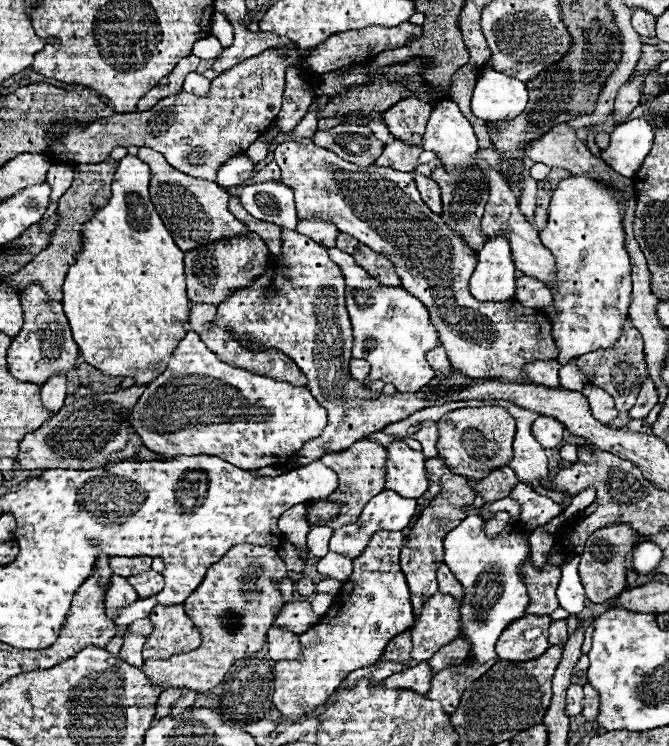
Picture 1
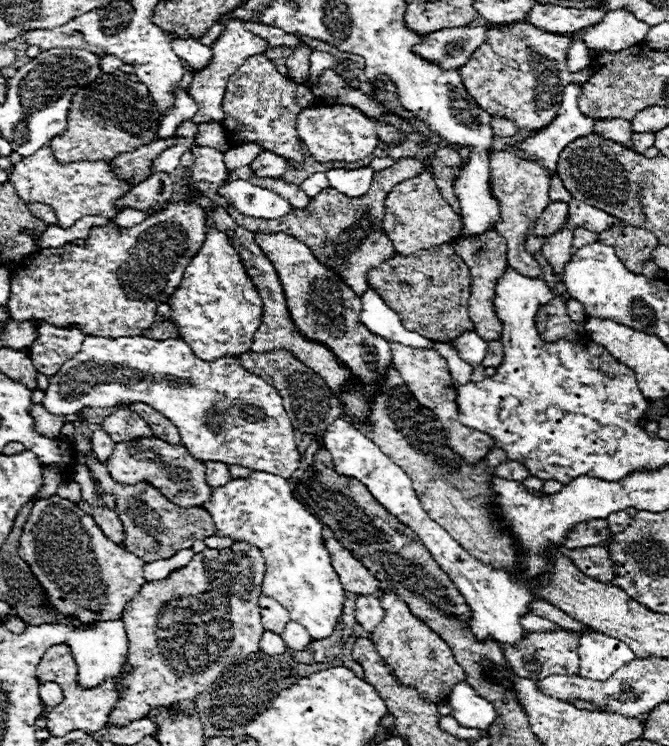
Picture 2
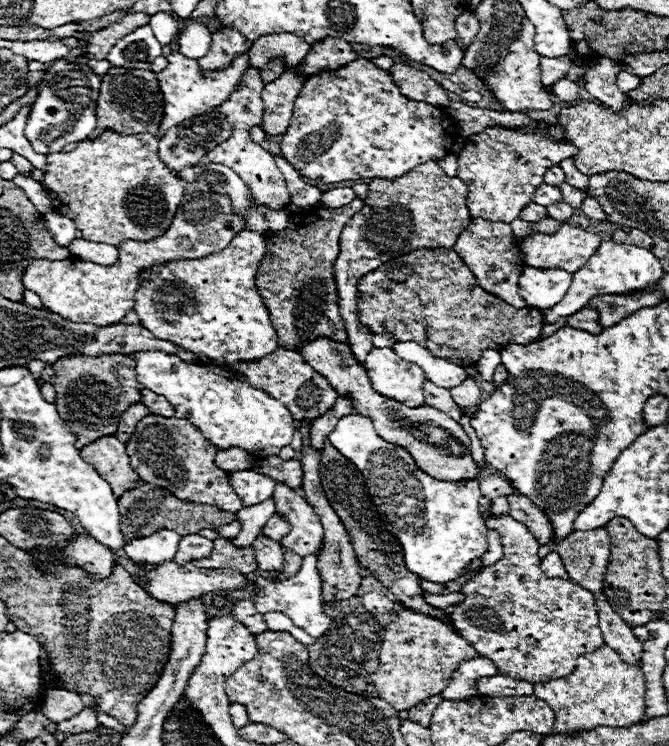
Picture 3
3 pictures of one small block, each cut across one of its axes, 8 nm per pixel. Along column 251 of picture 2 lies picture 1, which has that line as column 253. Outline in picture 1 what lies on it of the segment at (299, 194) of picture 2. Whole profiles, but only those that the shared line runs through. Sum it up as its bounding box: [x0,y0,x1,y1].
[250,162,280,182]

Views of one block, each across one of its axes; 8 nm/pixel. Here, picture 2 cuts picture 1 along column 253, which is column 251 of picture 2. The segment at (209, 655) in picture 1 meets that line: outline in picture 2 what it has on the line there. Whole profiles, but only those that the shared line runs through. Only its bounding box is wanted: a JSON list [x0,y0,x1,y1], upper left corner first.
[108,542,266,726]

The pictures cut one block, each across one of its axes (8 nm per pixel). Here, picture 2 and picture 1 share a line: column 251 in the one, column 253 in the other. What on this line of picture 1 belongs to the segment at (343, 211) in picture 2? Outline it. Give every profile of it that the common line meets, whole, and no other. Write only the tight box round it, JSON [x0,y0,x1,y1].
[230,196,280,256]

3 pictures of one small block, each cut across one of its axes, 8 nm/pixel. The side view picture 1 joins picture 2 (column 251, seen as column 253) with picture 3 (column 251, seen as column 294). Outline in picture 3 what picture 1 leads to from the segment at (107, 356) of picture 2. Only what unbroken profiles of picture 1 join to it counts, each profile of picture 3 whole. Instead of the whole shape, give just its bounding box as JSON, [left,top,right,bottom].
[132,352,294,458]

